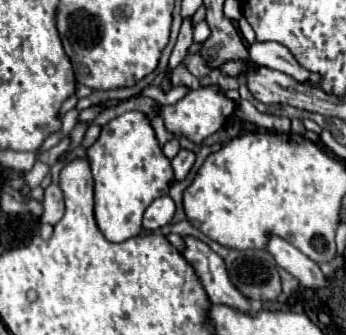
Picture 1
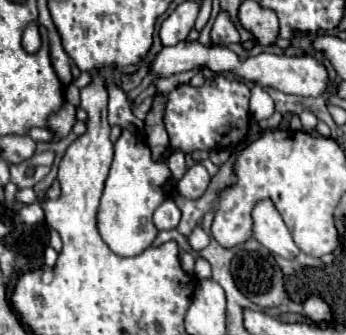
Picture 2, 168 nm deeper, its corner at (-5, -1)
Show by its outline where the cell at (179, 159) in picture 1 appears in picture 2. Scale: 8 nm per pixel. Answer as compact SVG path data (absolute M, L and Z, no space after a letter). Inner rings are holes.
M194 164L192 168L186 170L184 178L178 182L178 192L184 198L198 200L206 192L208 184L210 184L210 174L206 172L206 168L202 164Z

